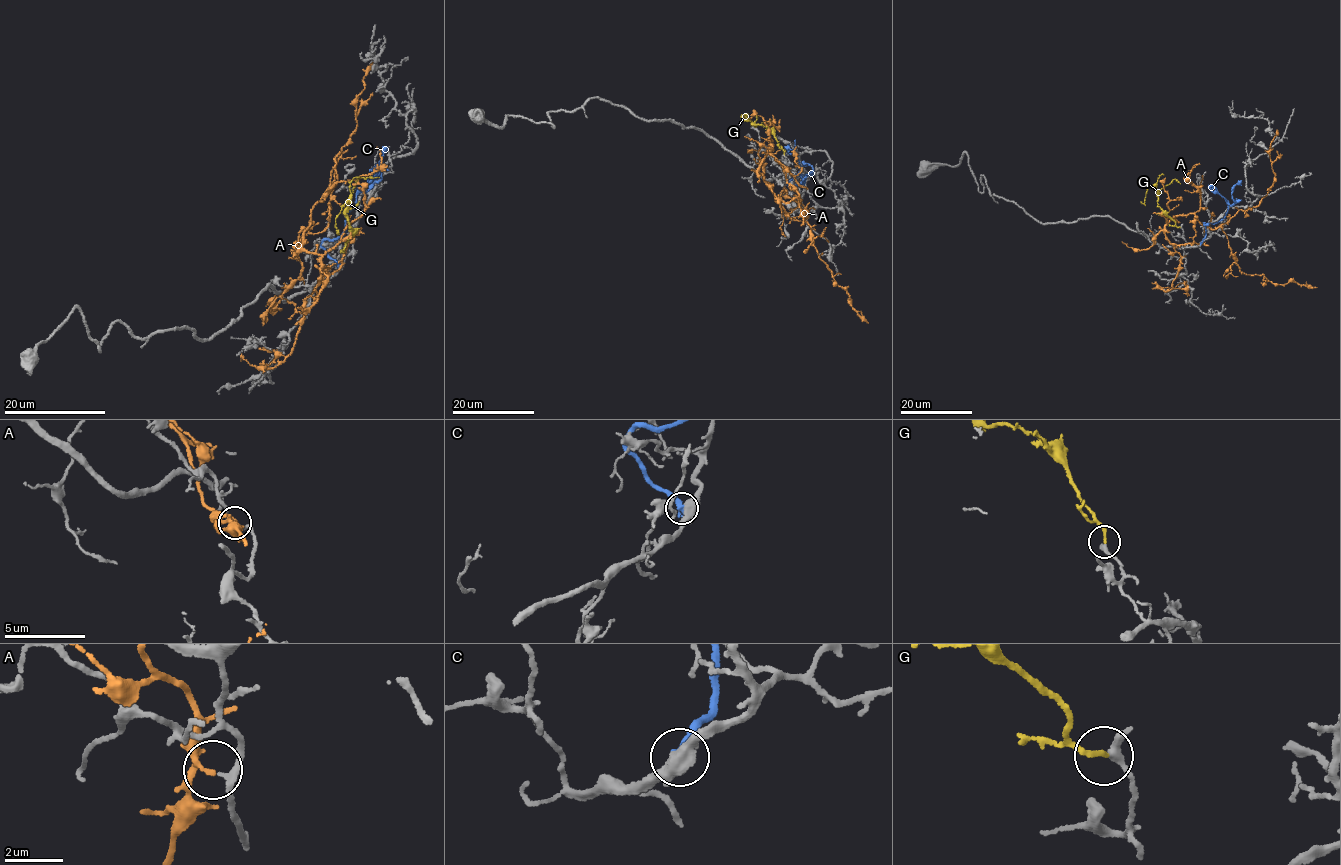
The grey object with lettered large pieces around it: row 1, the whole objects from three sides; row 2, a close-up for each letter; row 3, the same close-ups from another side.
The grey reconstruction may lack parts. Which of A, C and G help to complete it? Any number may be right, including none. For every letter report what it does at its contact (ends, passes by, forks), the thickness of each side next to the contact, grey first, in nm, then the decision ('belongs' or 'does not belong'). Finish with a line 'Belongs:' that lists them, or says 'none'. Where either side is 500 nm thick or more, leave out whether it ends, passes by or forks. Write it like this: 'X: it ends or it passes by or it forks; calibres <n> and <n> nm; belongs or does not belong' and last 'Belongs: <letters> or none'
A: it ends; calibres 180 and 170 nm; does not belong
C: calibres 550 and 320 nm; does not belong
G: it ends; calibres 240 and 160 nm; belongs
Belongs: G

